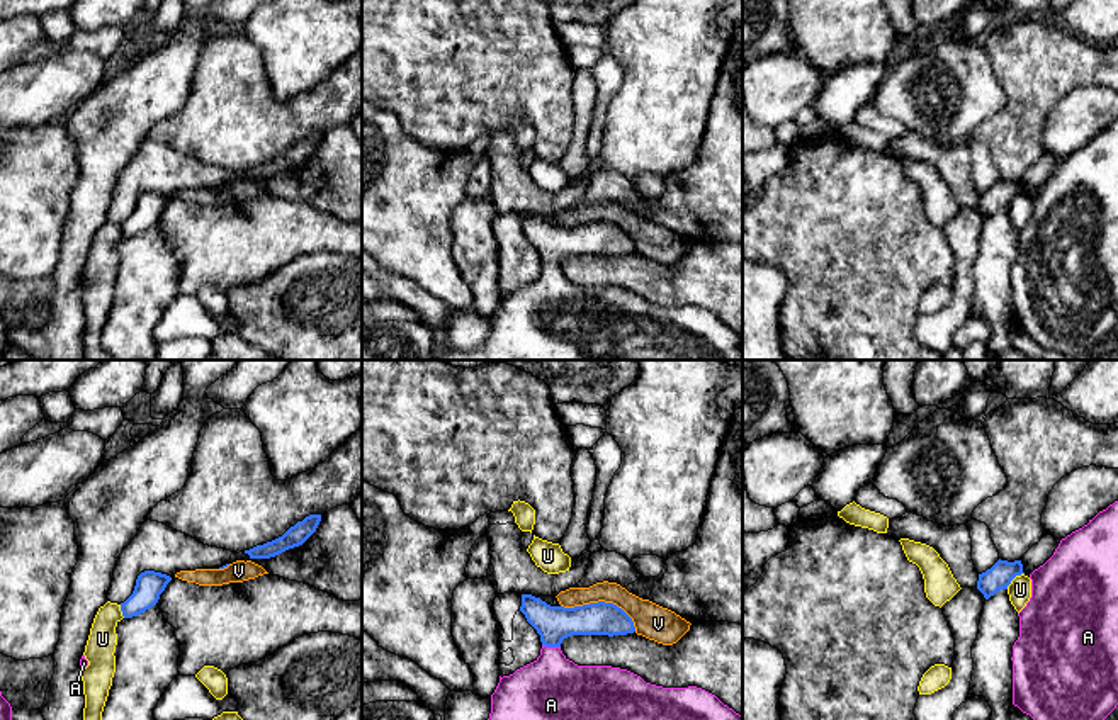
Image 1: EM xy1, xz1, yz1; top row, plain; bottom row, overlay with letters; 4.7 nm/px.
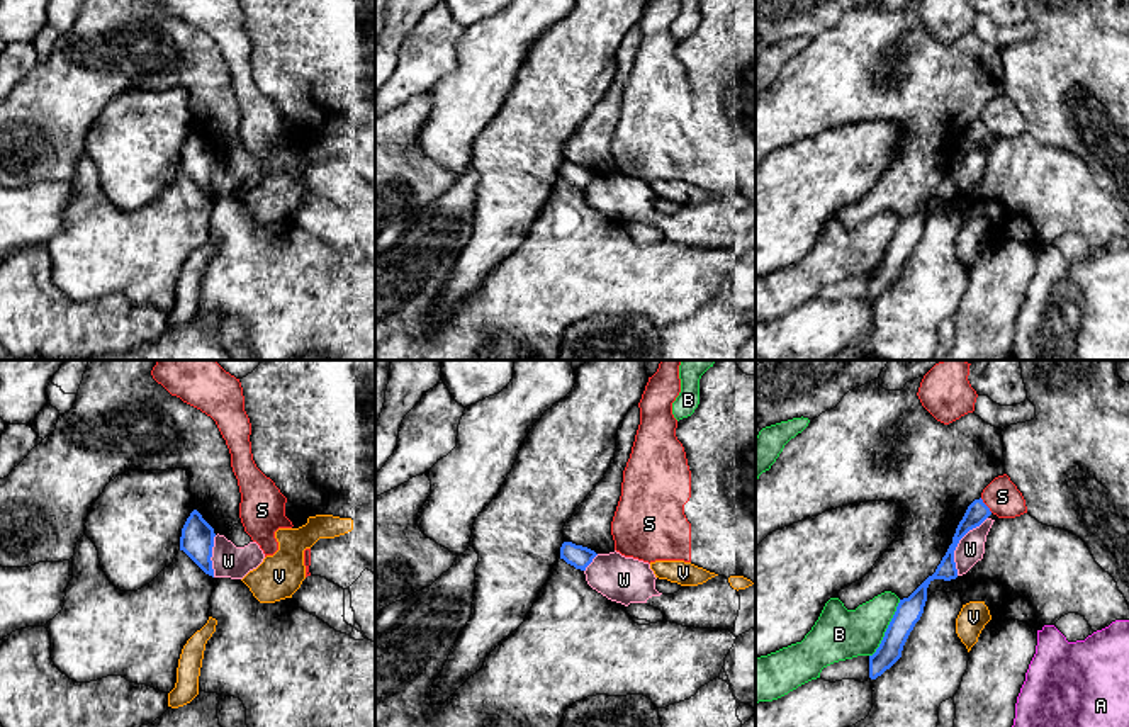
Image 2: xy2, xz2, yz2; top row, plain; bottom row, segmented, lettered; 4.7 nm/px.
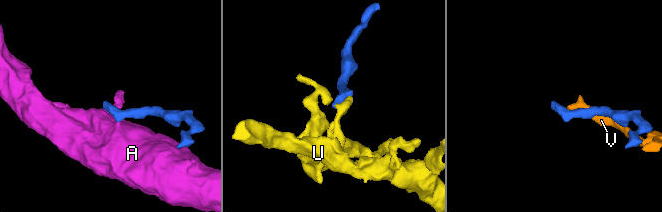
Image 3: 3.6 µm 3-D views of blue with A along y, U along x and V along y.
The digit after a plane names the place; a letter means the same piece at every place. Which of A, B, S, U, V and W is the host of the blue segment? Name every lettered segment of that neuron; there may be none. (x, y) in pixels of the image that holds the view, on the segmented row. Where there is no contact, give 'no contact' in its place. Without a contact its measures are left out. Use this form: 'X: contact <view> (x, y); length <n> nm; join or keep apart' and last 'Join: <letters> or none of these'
A: contact xz1 (551, 646); length 90 nm; join
B: contact yz2 (887, 629); length 300 nm; keep apart
S: contact yz2 (985, 505); length 90 nm; keep apart
U: contact yz1 (1013, 578); length 120 nm; keep apart
V: contact xz1 (602, 601); length 380 nm; keep apart
W: contact yz2 (958, 542); length 320 nm; keep apart
Join: A

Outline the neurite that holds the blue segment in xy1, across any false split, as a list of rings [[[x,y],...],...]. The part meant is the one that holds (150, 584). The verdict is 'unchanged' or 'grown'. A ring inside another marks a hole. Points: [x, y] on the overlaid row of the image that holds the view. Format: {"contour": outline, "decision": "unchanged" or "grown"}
{"contour": [[[141,572],[136,579],[133,594],[121,603],[122,616],[133,618],[155,606],[170,581],[172,577],[161,572]]], "decision": "unchanged"}

